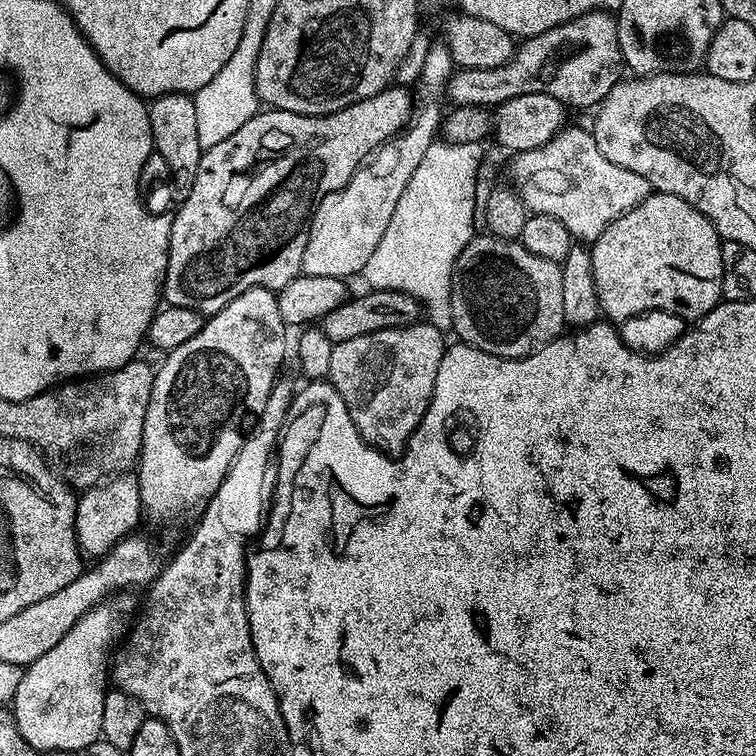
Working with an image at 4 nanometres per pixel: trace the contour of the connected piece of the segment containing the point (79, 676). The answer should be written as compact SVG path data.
M121 590L96 604L88 612L82 613L70 626L70 630L54 645L42 658L24 668L22 682L18 682L18 694L13 698L10 711L16 718L16 725L26 738L26 742L37 753L44 752L76 752L83 753L85 748L100 736L102 726L102 702L106 685L109 683L110 657L114 649L123 641L130 625L134 620L134 613L138 608L138 600L133 593Z

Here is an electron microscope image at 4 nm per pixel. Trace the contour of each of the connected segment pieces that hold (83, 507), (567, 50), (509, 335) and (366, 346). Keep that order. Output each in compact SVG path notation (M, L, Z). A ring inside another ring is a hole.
M112 474L109 480L88 488L76 497L76 541L85 557L104 556L115 544L131 535L142 521L142 498L140 483L132 474Z
M601 10L599 12L587 12L578 18L574 18L570 22L562 22L562 26L554 26L550 30L546 30L537 36L527 37L517 47L516 53L510 58L510 62L506 62L502 66L494 66L493 68L460 68L453 71L452 77L449 78L446 85L446 96L452 99L453 105L457 104L482 104L485 106L498 106L502 102L514 98L518 94L534 94L535 92L545 92L554 98L558 98L569 109L572 108L589 108L595 109L606 98L606 94L610 94L610 90L614 90L614 86L620 83L622 73L625 71L626 65L624 63L624 49L620 47L620 27L616 25L615 15L611 11Z
M477 234L472 237L466 250L462 250L456 269L452 272L450 310L451 331L457 332L460 335L457 337L463 343L477 344L495 356L529 356L565 331L560 264L550 258L540 258L538 254L532 254L519 239L507 240L501 236Z
M430 322L405 324L403 328L382 328L360 338L350 338L332 345L330 370L327 379L346 402L350 418L368 444L381 452L399 454L408 446L408 440L422 422L434 394L434 382L438 378L438 366L444 357L445 333Z

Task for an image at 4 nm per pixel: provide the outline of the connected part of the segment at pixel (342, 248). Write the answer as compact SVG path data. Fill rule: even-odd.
M424 100L420 104L419 101L407 125L374 149L356 167L346 186L326 194L326 198L317 202L312 219L308 221L306 250L302 250L300 270L303 275L349 278L355 272L356 275L363 273L370 254L374 254L378 242L382 242L382 234L386 234L386 226L390 226L394 206L398 206L398 198L402 198L406 182L410 182L426 150L436 143L441 132L442 107L439 102Z

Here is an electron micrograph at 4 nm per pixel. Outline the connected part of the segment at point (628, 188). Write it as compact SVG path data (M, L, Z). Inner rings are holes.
M565 126L558 135L550 138L550 142L525 152L517 152L511 159L508 164L508 172L513 180L511 183L524 199L529 213L541 212L558 218L566 230L570 230L576 242L595 242L606 226L610 226L622 214L634 210L634 206L641 204L650 195L648 180L642 178L642 174L634 174L634 170L626 170L626 166L610 162L610 158L598 150L598 142L587 127Z

